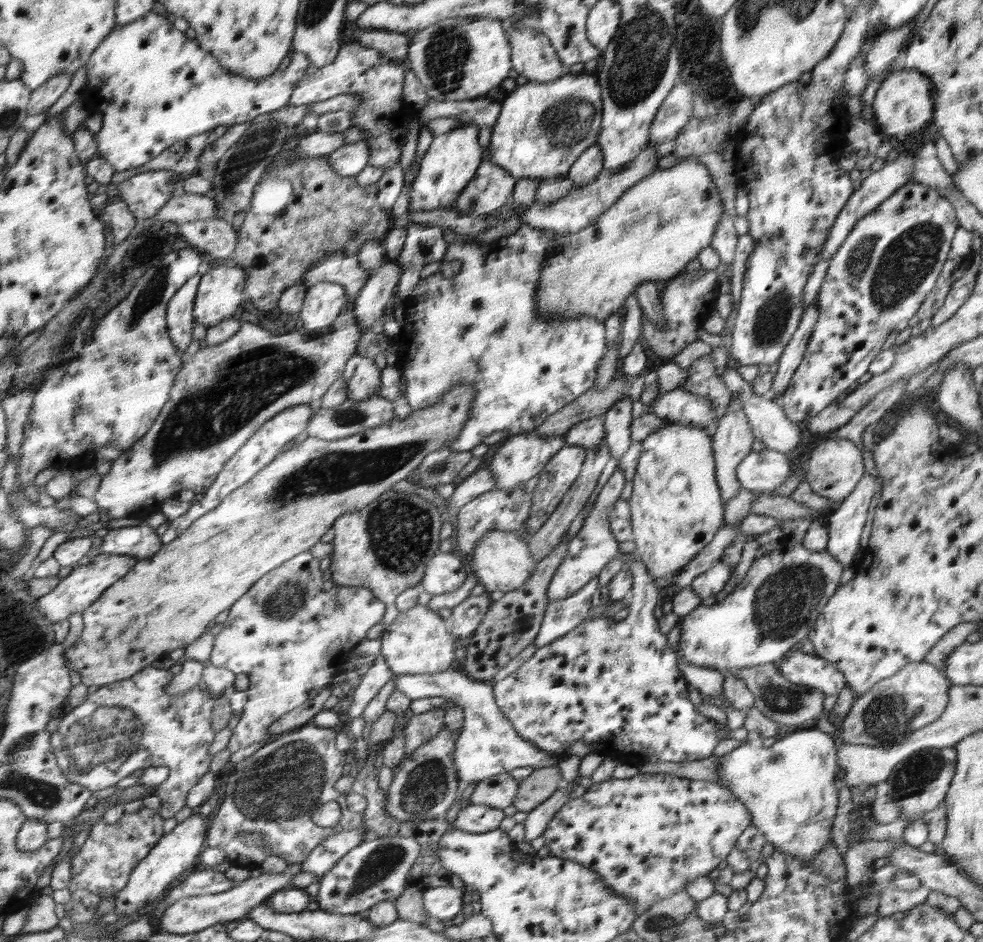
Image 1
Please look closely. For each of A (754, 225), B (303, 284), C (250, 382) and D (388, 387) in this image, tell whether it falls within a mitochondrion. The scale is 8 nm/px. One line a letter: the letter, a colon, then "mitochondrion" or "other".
A: other
B: other
C: mitochondrion
D: other

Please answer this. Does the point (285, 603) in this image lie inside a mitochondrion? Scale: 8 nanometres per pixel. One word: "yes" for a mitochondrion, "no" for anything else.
yes

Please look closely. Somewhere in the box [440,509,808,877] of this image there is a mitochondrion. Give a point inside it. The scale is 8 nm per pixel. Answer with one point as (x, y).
(617, 654)

